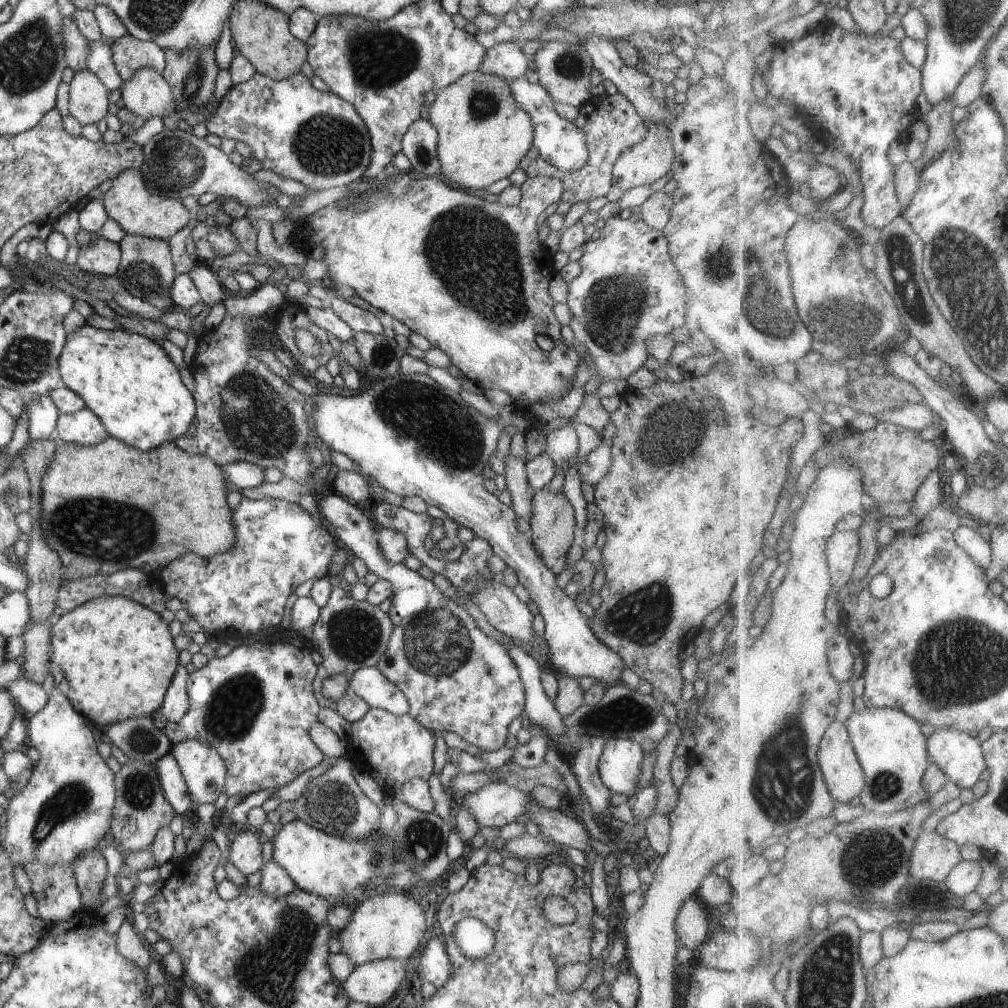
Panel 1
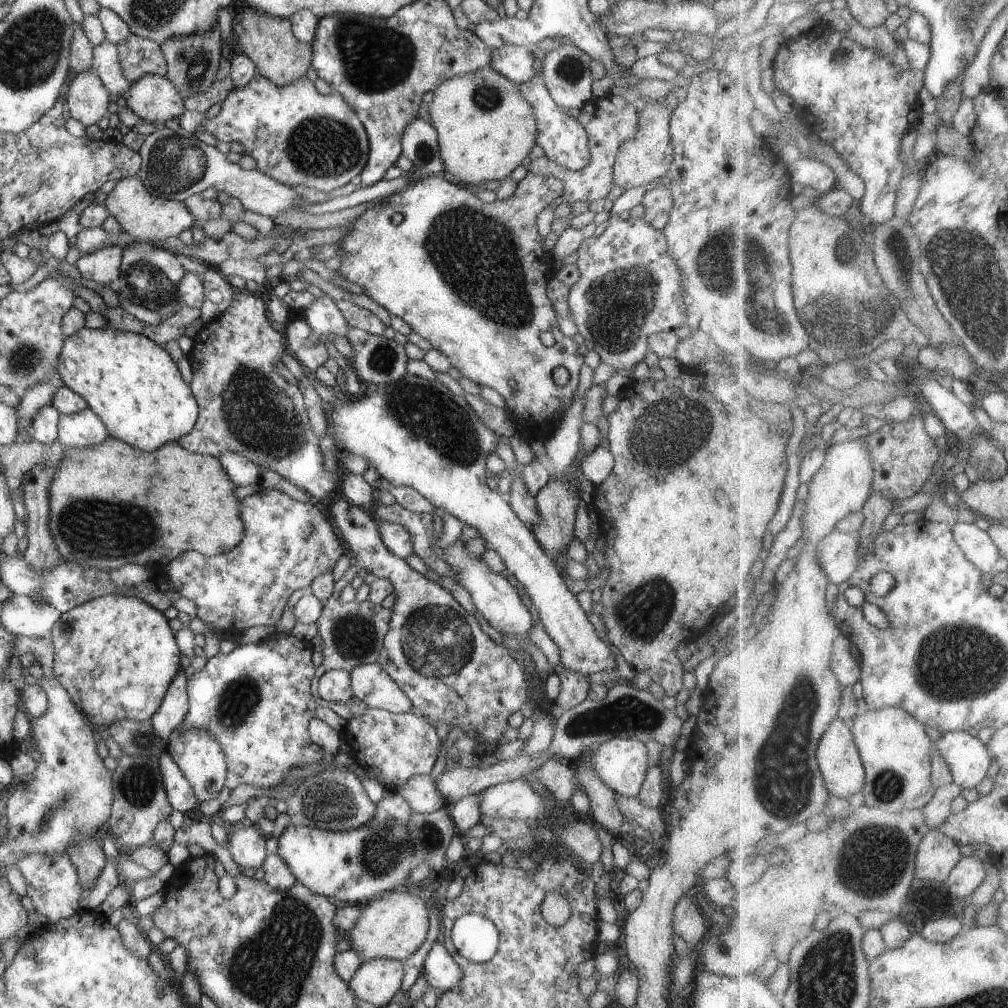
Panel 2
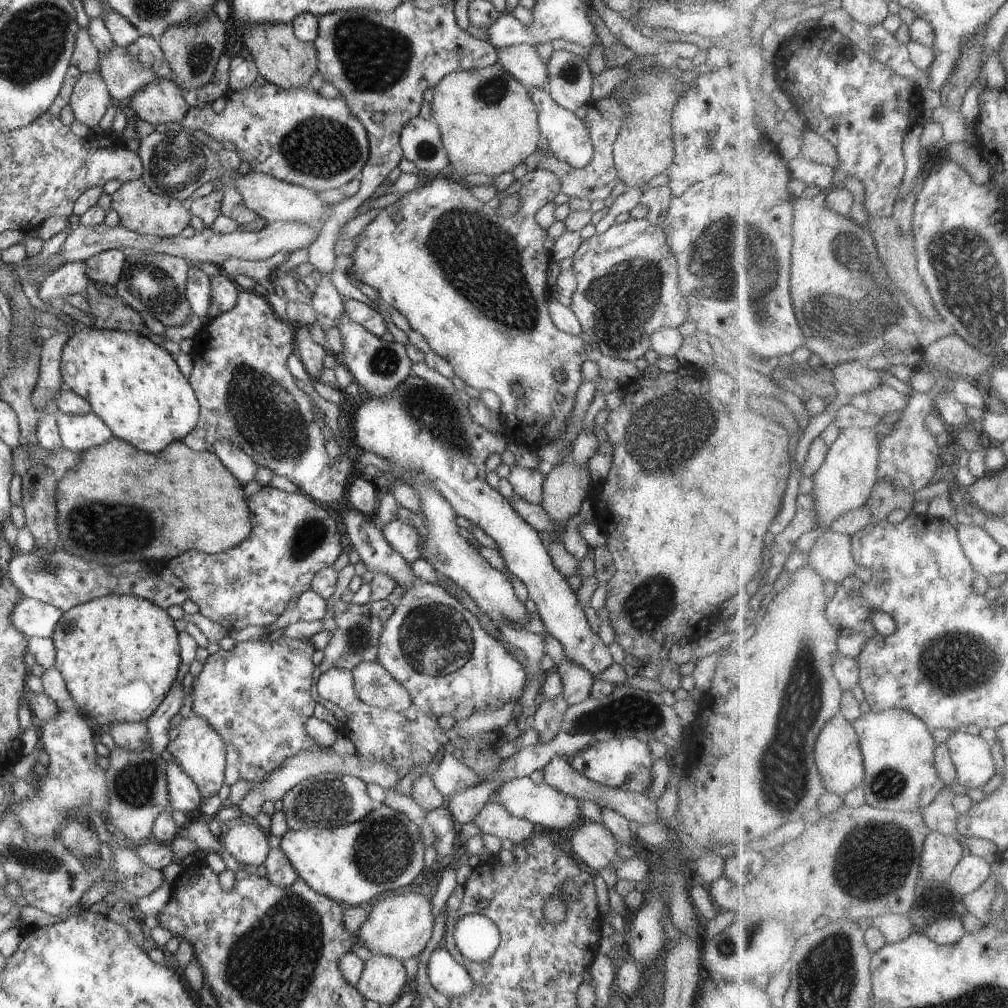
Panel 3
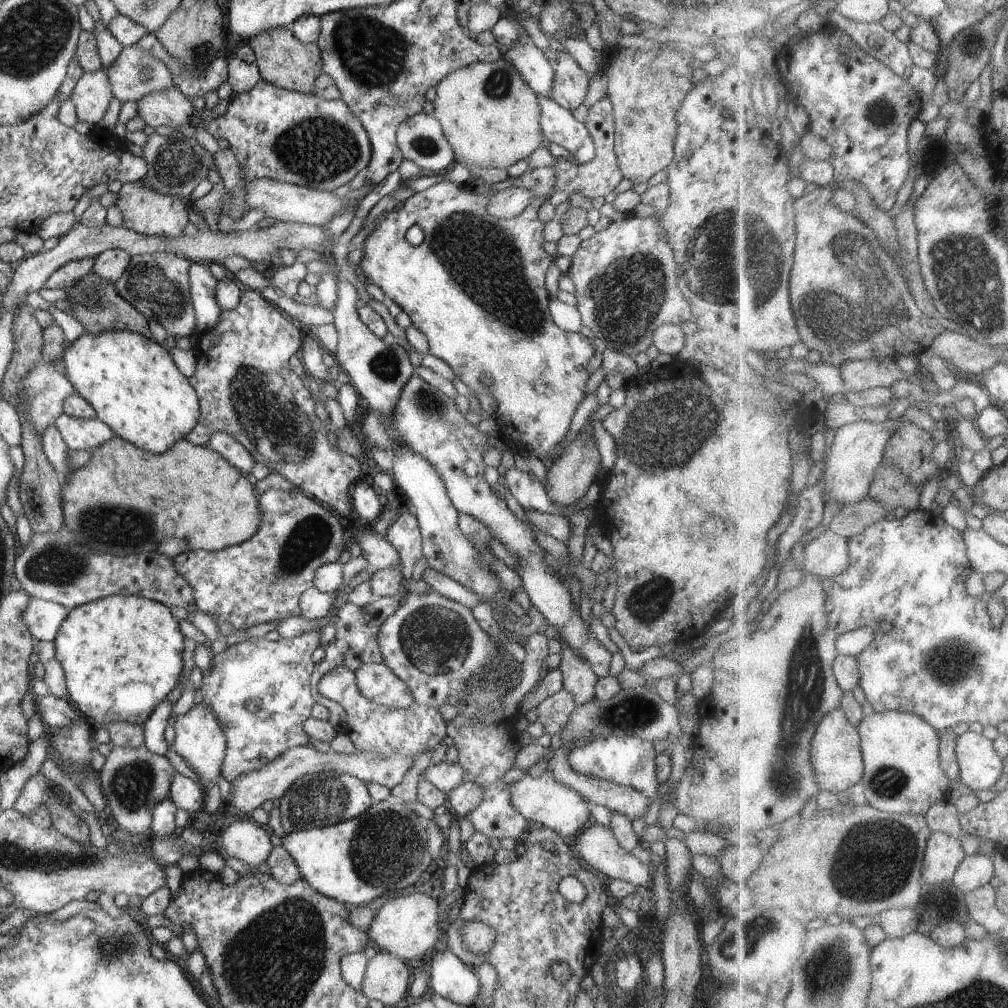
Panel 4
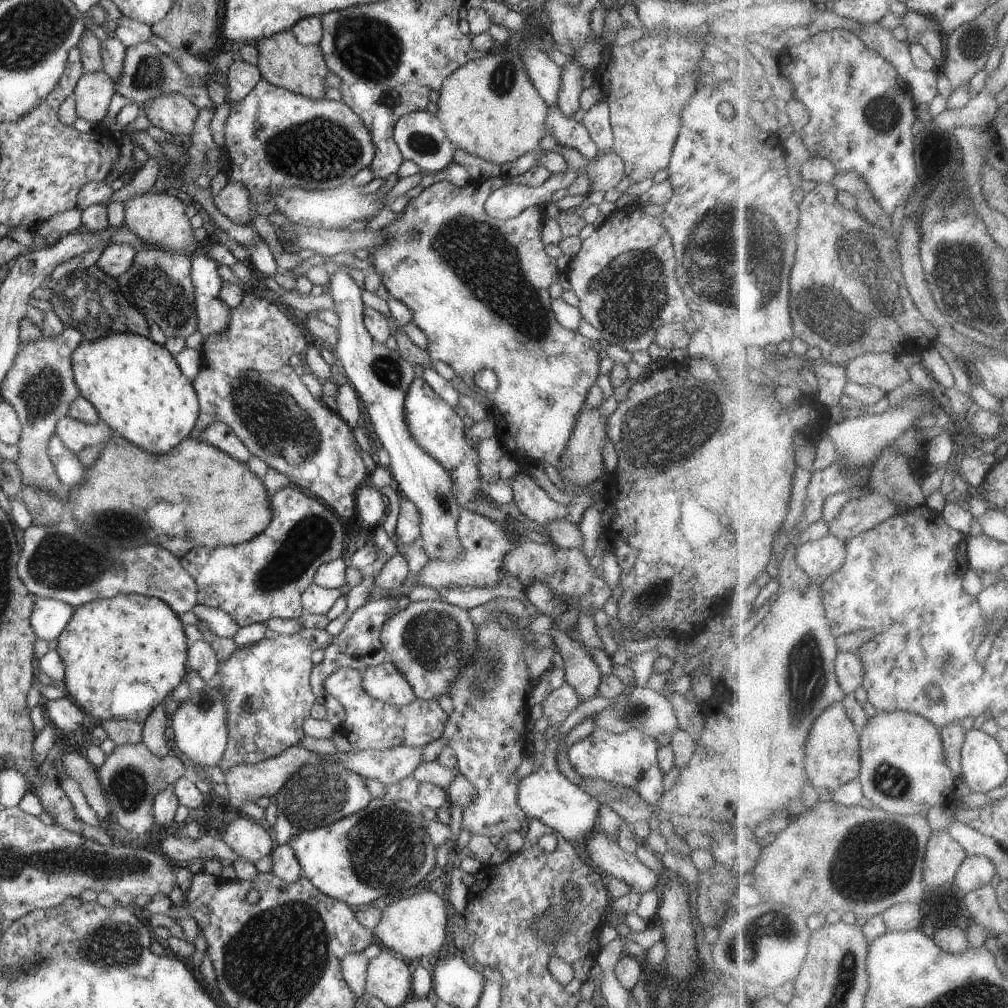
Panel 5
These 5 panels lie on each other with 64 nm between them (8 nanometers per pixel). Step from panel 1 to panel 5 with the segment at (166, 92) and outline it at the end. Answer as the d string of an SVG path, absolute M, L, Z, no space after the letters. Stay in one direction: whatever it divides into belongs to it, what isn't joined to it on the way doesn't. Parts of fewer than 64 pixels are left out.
M166 93L144 102L144 114L152 126L161 128L173 136L192 135L199 108L180 93Z

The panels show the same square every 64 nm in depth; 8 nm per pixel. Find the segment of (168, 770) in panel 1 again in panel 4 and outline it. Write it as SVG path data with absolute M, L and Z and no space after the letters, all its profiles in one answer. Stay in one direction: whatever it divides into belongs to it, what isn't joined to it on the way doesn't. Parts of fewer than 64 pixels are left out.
M174 773L169 788L169 799L186 812L204 809L206 794L198 783L181 773Z

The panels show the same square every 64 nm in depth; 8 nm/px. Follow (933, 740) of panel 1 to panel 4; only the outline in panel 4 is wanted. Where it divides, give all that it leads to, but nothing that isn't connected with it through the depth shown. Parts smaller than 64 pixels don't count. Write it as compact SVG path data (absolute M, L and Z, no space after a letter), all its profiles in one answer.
M966 731L957 740L962 782L973 791L990 790L1004 772L1004 759L996 752L994 740L983 733Z

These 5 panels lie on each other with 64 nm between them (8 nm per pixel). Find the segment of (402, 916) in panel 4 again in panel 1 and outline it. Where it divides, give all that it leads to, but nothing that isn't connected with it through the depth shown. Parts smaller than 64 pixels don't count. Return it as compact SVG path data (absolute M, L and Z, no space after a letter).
M401 890L394 894L378 891L360 903L354 903L354 910L348 924L336 933L340 941L340 953L351 958L355 966L372 961L396 959L406 962L420 946L426 932L426 918L417 900L405 896Z

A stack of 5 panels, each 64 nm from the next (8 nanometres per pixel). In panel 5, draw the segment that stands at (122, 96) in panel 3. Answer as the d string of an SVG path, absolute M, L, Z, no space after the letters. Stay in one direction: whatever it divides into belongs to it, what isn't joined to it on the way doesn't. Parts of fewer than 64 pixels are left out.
M148 41L128 47L125 52L123 71L115 80L114 90L120 96L128 98L131 102L146 102L150 99L161 97L166 93L180 93L187 96L196 108L212 108L212 102L208 97L207 86L194 87L187 82L184 70L165 54L158 51Z

